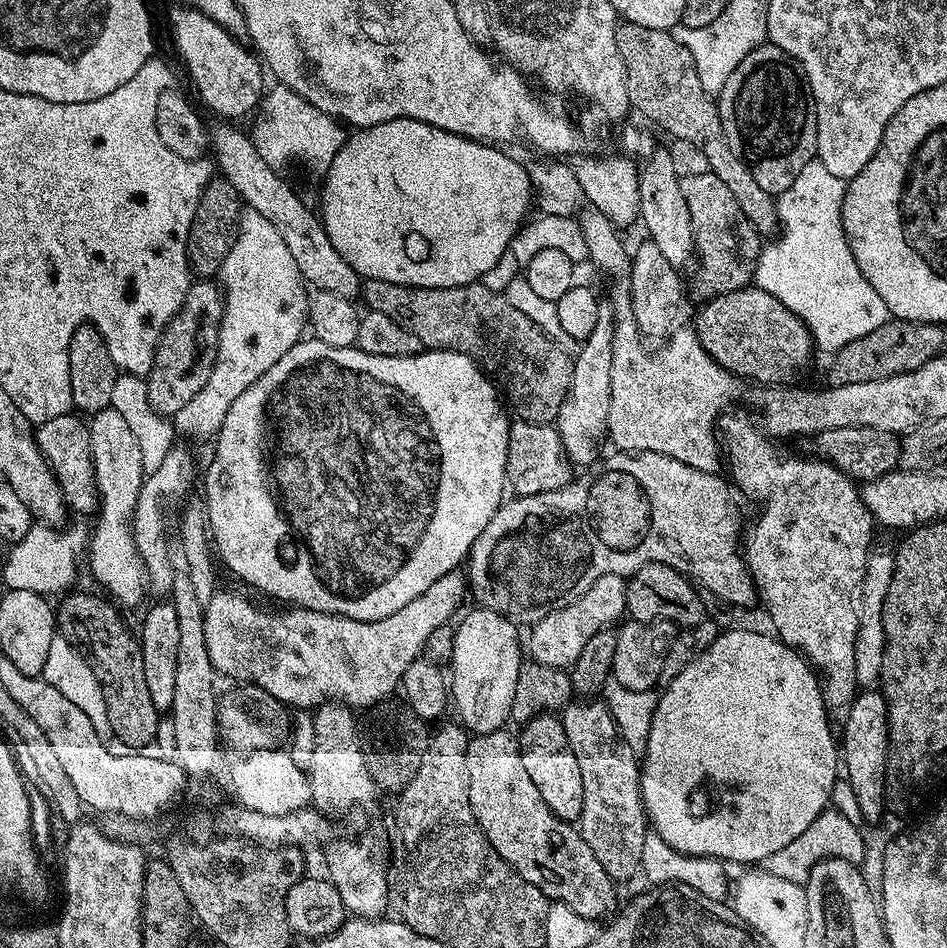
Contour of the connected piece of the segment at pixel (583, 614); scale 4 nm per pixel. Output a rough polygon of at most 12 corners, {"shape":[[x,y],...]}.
{"shape":[[625,577],[531,625],[526,652],[565,670],[626,612]]}

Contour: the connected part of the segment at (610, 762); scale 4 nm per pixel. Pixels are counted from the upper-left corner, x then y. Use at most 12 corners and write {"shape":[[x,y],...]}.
{"shape":[[607,704],[562,719],[582,774],[580,836],[613,882],[650,835],[641,761]]}

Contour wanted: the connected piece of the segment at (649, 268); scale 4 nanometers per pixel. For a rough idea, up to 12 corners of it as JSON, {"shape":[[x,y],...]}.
{"shape":[[645,239],[631,253],[640,335],[663,342],[688,316],[681,271]]}

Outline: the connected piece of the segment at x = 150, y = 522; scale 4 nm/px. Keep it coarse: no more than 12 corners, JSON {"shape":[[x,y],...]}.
{"shape":[[174,446],[147,473],[132,537],[147,591],[168,598],[174,586],[164,492],[192,488],[192,452]]}

